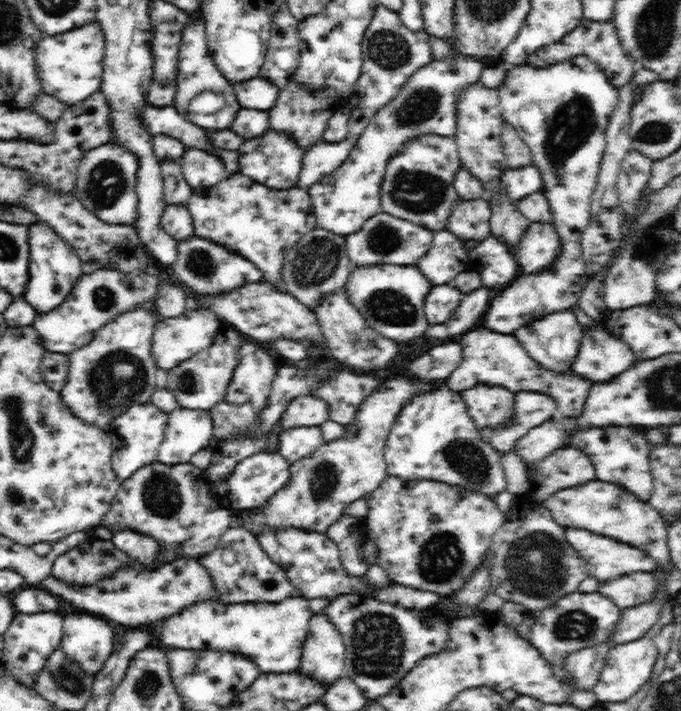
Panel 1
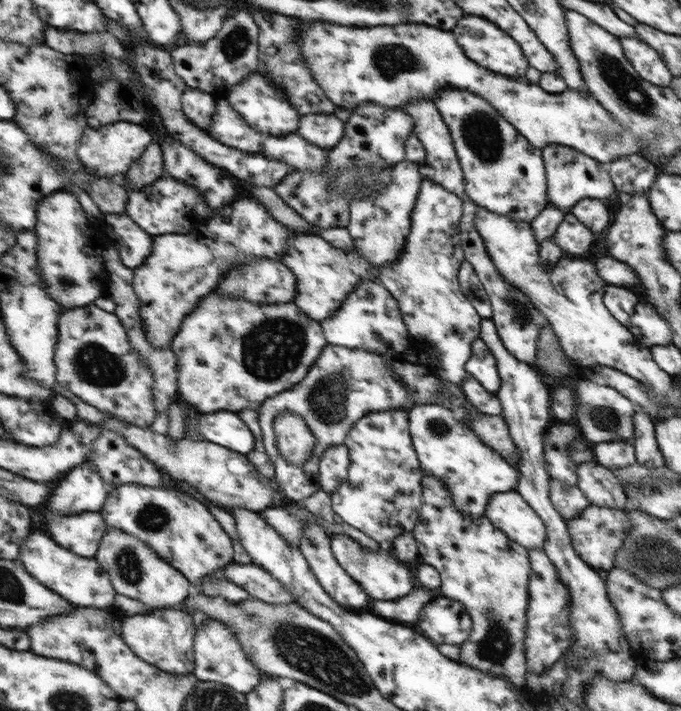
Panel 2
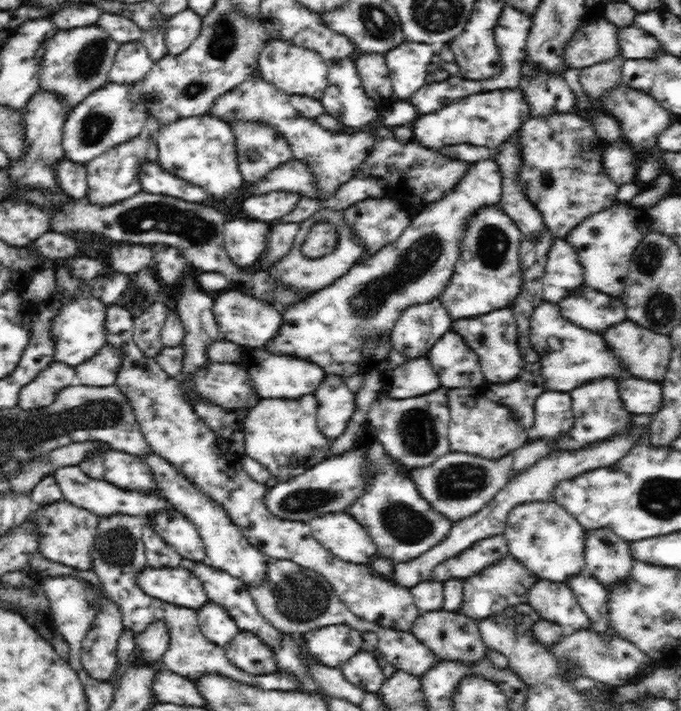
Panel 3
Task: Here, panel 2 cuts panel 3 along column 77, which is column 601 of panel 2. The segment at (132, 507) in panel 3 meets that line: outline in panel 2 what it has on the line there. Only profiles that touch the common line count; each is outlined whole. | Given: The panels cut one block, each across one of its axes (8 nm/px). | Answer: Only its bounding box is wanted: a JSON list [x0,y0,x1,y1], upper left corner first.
[576,463,626,508]

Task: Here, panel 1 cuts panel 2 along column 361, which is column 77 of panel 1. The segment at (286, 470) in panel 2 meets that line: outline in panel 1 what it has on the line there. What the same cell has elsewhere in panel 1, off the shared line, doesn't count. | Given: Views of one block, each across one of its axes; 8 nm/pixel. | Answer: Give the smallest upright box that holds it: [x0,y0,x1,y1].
[60,309,157,429]

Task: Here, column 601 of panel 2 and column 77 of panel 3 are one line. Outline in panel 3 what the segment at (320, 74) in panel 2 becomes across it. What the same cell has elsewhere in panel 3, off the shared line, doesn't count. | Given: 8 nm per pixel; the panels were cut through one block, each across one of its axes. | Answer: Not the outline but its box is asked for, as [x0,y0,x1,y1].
[61,83,148,164]

